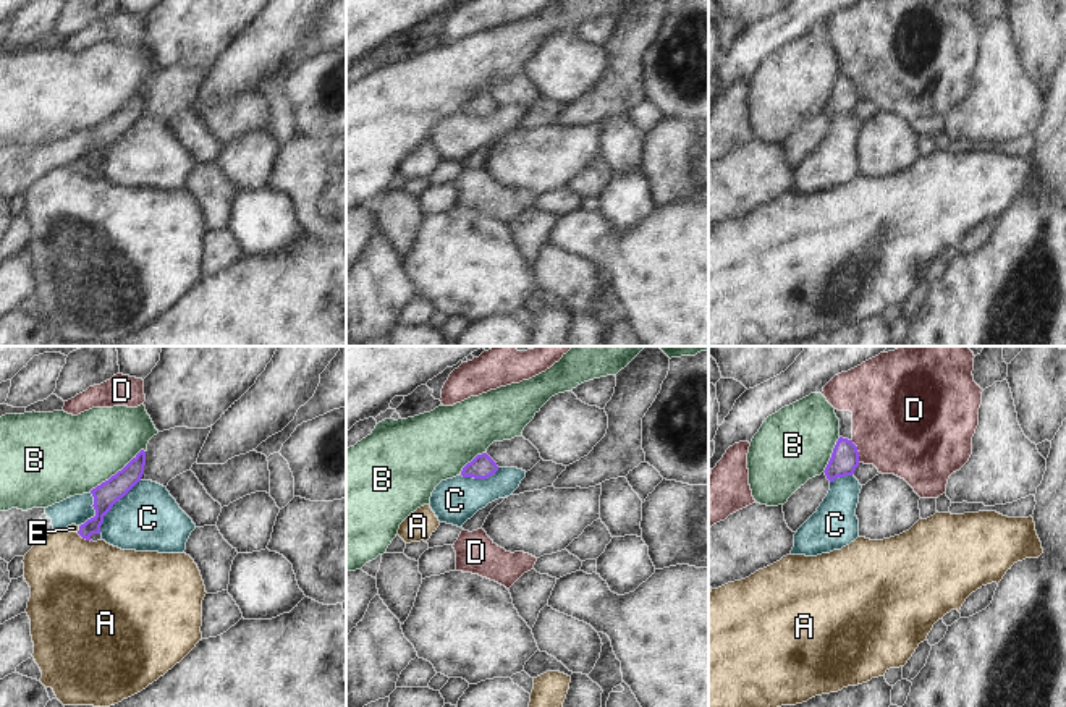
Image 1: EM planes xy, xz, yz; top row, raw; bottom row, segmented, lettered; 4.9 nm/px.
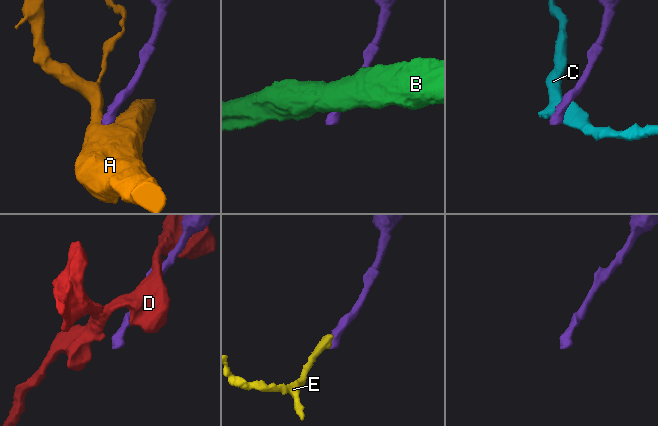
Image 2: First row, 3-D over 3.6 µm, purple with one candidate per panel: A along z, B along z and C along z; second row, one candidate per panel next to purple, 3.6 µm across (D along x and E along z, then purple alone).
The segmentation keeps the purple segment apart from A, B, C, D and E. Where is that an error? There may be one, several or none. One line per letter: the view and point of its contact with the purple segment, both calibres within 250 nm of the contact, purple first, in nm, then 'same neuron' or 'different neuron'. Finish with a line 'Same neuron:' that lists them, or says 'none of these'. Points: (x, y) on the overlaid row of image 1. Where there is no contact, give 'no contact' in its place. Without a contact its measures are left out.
A: meets purple in xy at (84, 537); 120 nm thick on the purple side, 480 nm on the other; different neuron
B: meets purple in xy at (118, 471); 120 nm thick on the purple side, 400 nm on the other; different neuron
C: meets purple in xy at (112, 505); 120 nm thick on the purple side, 320 nm on the other; different neuron
D: meets purple in yz at (858, 452); 140 nm thick on the purple side, 480 nm on the other; different neuron
E: meets purple in xy at (80, 529); 120 nm thick on the purple side, 50 nm on the other; same neuron
Same neuron: E

